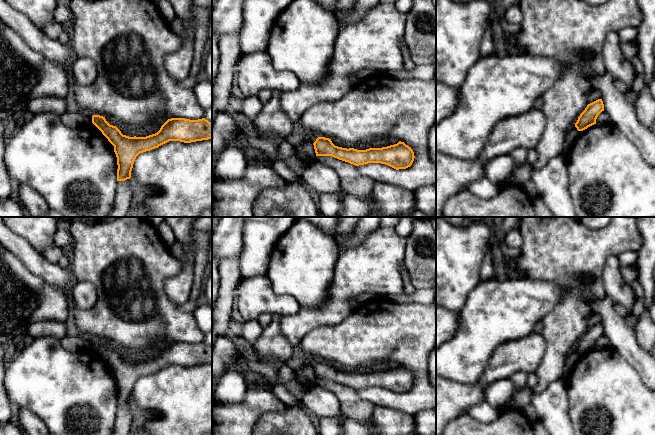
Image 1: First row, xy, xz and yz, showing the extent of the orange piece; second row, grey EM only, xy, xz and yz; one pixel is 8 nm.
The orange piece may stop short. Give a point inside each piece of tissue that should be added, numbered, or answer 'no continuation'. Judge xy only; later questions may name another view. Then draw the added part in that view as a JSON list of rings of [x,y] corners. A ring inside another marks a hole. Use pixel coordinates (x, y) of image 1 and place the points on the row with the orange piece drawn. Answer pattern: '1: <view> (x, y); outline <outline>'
no continuation

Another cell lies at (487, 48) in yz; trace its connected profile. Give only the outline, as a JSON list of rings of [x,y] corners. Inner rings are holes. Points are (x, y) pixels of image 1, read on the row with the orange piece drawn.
[[[491,22],[488,24],[487,29],[483,35],[481,44],[480,44],[480,56],[486,57],[495,55],[495,47],[493,41],[493,31]]]

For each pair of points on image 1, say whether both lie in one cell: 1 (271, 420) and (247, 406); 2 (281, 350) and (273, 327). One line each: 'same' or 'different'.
1: different
2: same

